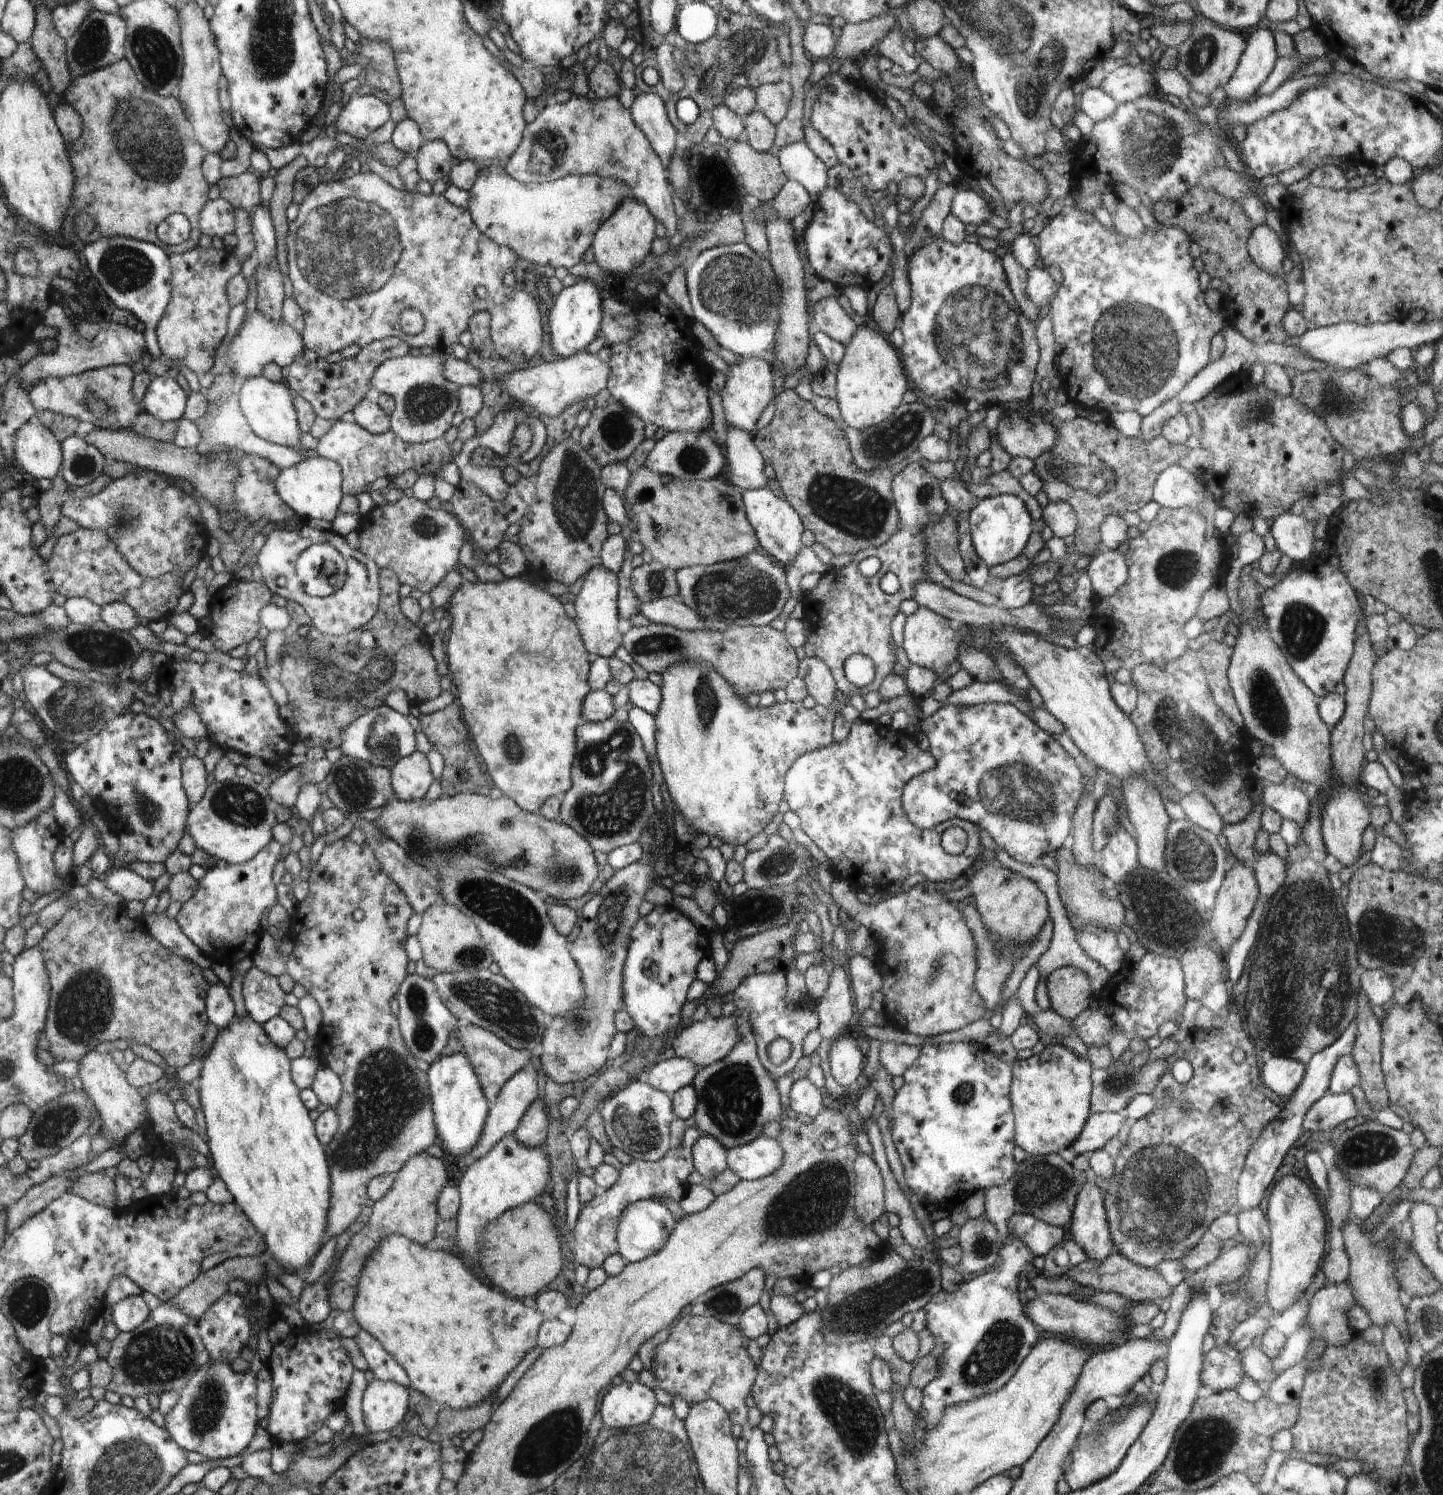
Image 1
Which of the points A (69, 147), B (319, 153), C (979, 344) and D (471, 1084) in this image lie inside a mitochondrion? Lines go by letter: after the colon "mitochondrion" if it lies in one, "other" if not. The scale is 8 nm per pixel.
A: other
B: other
C: mitochondrion
D: other

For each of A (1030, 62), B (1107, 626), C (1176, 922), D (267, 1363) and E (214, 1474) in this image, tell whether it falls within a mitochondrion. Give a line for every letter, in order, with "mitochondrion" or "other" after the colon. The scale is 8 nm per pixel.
A: mitochondrion
B: other
C: mitochondrion
D: other
E: other

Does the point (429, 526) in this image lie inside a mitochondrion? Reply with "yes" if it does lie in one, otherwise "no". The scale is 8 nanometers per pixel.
yes

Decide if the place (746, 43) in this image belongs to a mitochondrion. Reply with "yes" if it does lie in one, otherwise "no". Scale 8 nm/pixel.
yes

